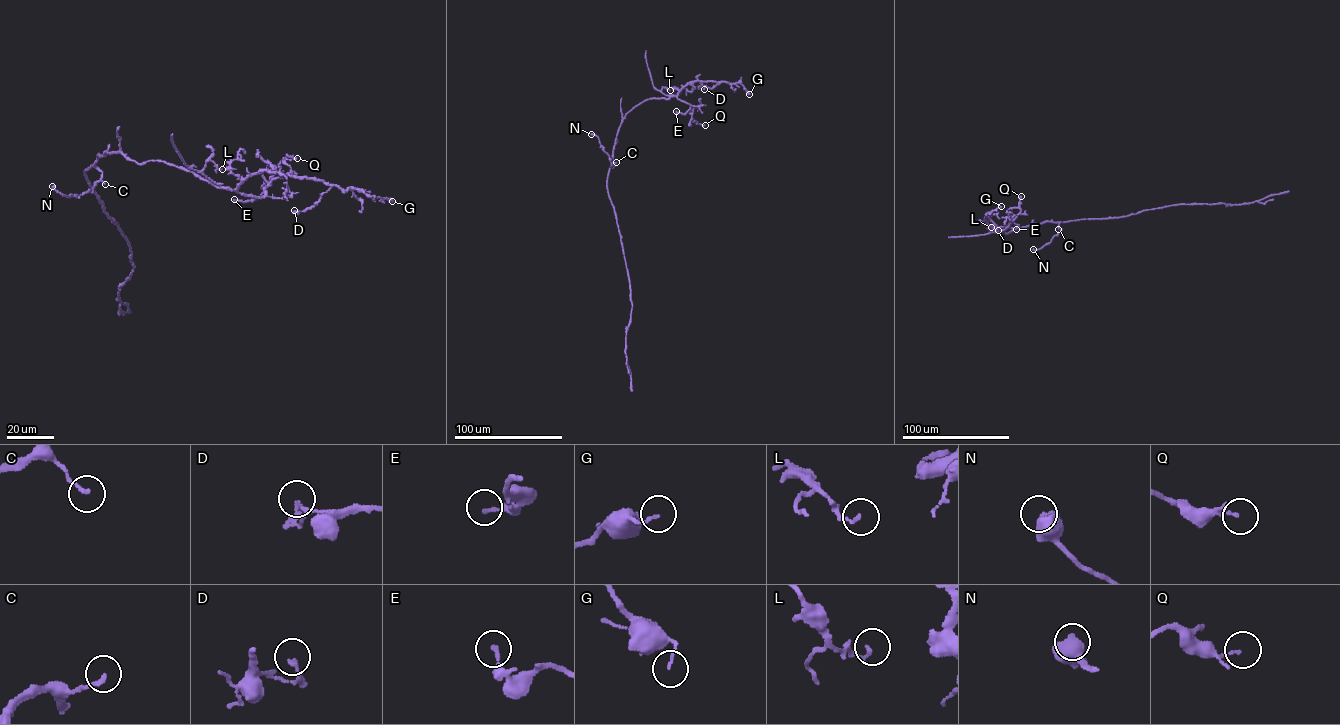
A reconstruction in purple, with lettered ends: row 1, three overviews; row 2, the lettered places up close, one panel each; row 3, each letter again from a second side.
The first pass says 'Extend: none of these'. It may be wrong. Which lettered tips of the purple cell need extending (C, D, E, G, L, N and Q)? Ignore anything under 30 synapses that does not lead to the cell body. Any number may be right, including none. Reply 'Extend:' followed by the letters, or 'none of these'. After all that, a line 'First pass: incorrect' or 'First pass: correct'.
Extend: none of these
First pass: correct

